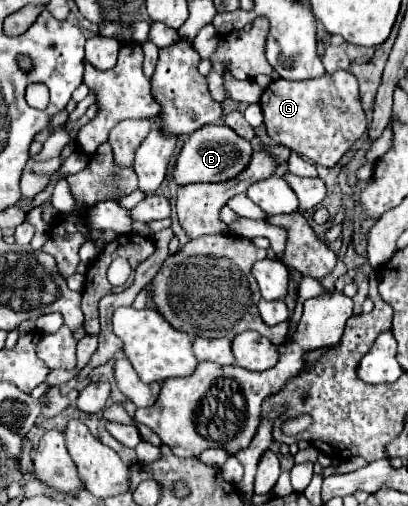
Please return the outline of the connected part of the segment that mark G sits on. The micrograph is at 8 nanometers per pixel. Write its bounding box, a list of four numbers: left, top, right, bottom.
[260,71,366,167]

